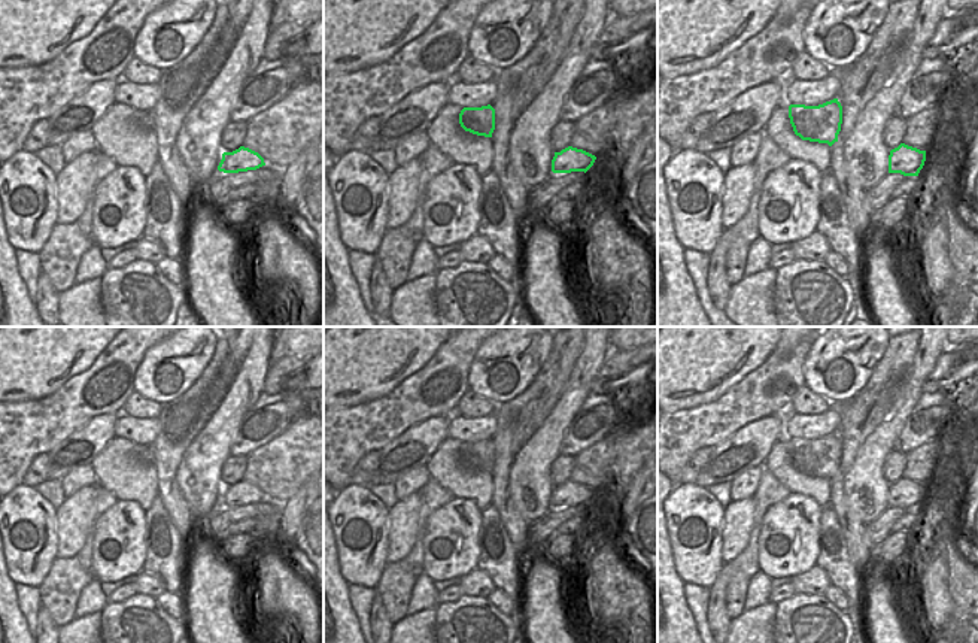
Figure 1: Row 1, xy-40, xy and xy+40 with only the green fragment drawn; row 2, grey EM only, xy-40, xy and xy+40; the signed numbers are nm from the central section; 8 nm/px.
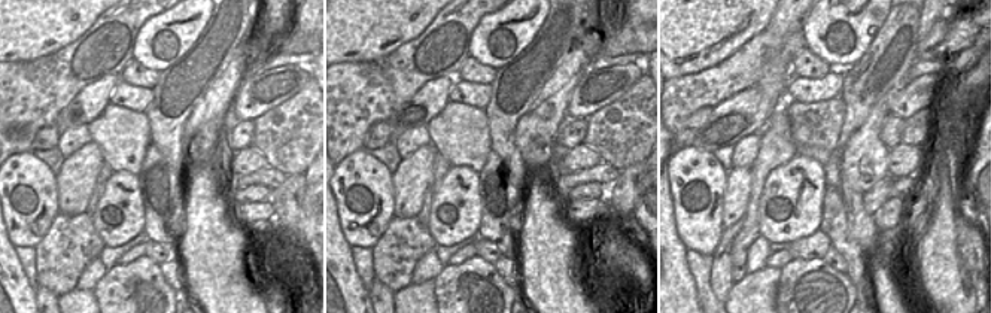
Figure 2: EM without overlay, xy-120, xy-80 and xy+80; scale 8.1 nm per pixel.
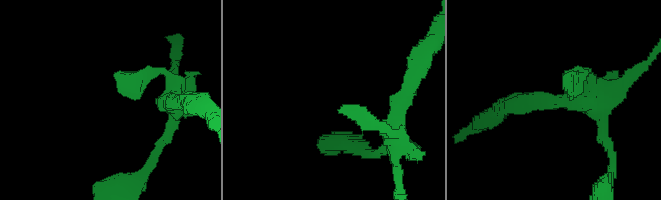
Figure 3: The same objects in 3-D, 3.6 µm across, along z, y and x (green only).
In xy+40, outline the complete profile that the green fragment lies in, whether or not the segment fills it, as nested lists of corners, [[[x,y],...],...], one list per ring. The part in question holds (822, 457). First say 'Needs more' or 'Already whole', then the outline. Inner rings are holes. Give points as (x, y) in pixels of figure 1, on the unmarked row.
Already whole. [[[838,433],[818,440],[790,439],[789,452],[795,468],[802,474],[832,480],[841,465],[842,440]]]

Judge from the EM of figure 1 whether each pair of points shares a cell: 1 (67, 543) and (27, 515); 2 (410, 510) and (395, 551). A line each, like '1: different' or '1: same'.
1: different
2: same

